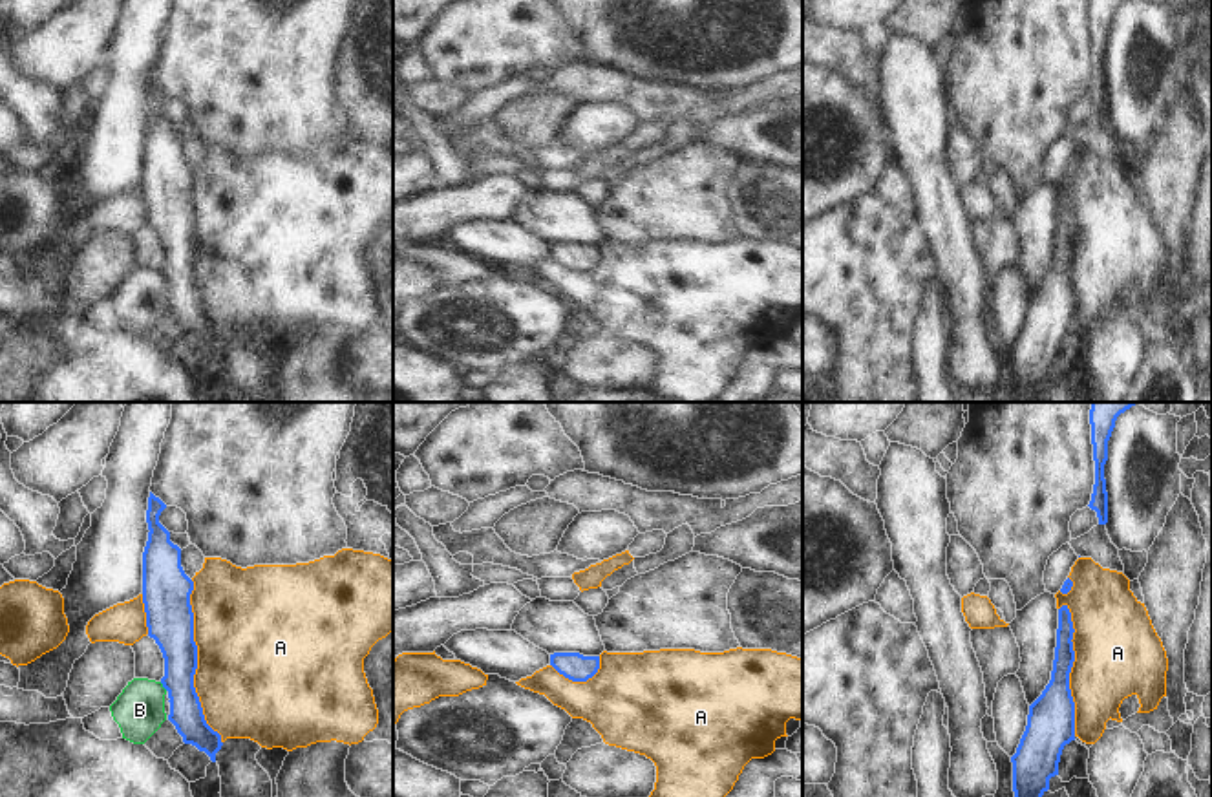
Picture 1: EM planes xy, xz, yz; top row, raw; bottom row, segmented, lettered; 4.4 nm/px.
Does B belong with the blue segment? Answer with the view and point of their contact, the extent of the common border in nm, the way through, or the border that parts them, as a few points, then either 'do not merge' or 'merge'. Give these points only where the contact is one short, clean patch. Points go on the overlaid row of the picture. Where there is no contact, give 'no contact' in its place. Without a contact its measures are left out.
contact xy (163, 686); length 50 nm; border xy (159, 682), (167, 690); do not merge

